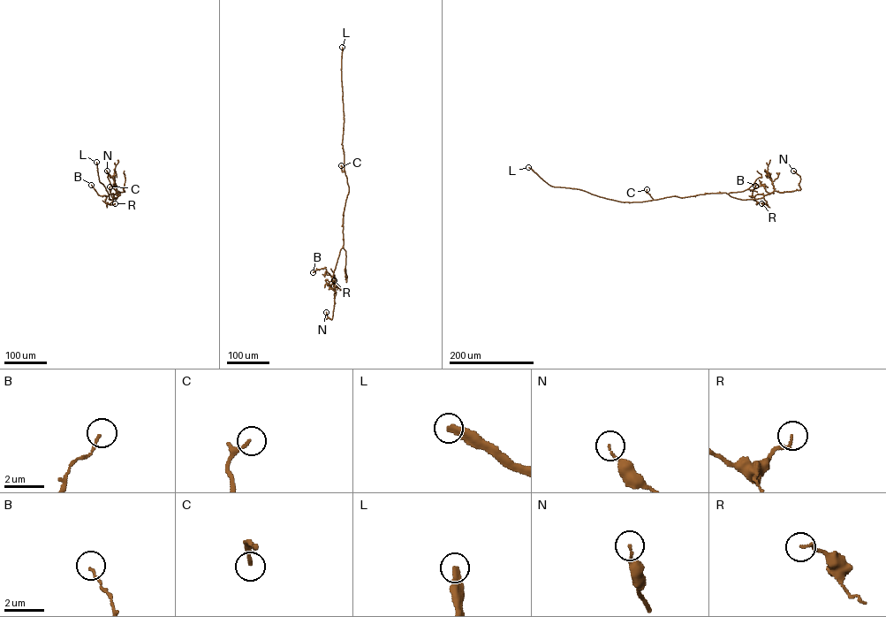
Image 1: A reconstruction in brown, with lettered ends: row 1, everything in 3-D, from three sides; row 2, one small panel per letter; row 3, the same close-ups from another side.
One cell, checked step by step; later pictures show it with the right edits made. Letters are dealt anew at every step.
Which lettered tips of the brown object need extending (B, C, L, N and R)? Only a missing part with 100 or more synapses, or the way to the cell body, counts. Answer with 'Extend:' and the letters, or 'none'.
Extend: L

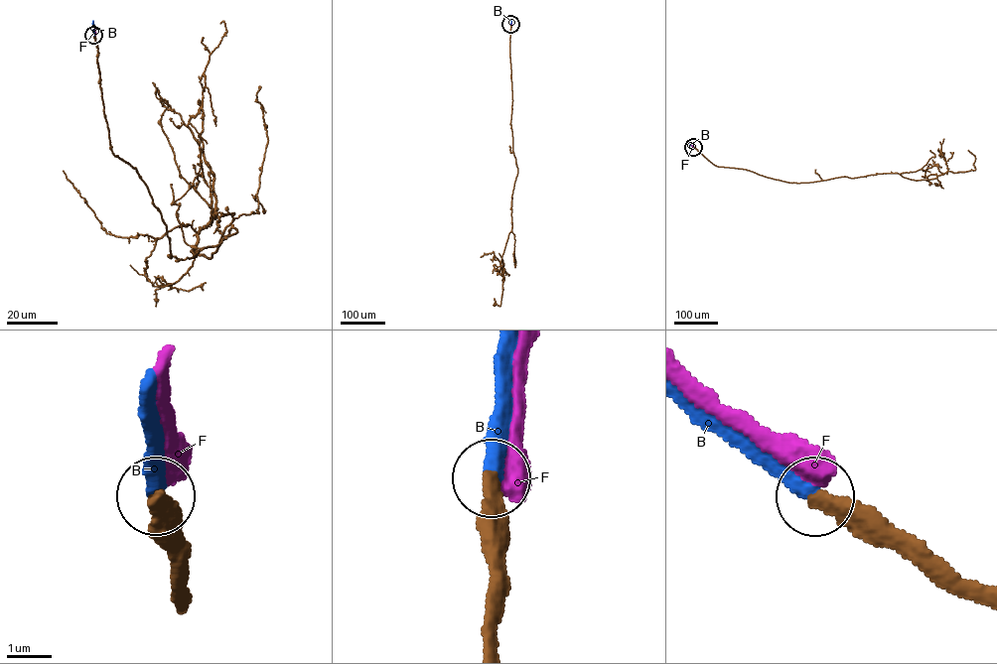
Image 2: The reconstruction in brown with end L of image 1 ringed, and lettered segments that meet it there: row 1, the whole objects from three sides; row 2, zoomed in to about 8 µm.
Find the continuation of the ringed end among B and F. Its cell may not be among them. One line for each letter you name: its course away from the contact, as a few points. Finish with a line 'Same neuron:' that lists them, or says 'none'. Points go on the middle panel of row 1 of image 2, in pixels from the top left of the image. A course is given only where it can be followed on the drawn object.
Same neuron: B

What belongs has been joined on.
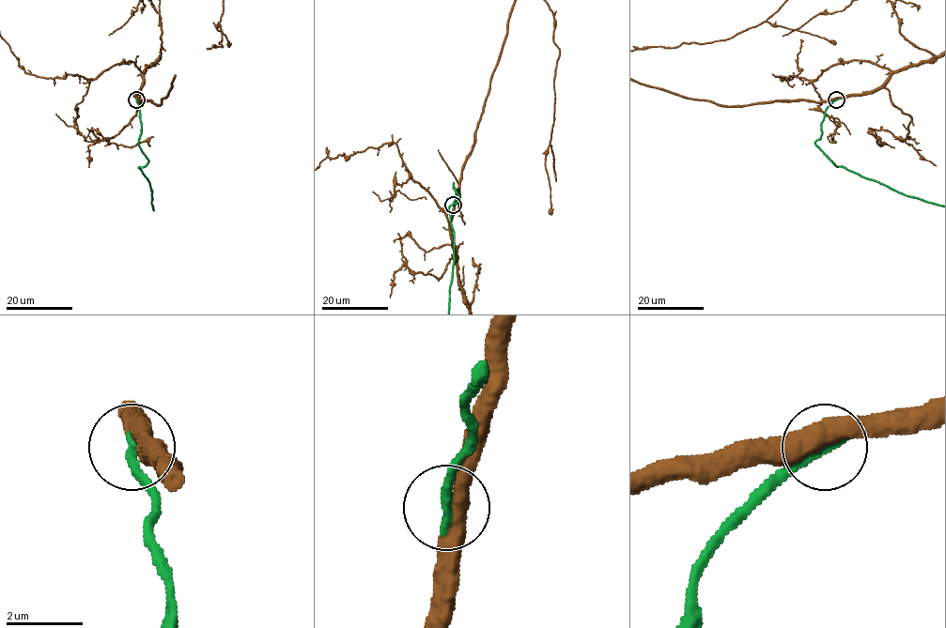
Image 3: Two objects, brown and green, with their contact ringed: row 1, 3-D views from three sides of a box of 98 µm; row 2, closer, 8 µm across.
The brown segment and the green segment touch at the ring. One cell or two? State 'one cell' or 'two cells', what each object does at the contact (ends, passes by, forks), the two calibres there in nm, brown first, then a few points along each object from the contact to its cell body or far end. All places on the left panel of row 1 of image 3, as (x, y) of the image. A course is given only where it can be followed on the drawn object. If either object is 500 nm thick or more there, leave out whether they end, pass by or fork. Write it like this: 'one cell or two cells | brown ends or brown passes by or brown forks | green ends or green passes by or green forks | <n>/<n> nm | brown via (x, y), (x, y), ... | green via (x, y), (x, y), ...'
one cell | brown passes by | green ends | 480/320 nm

